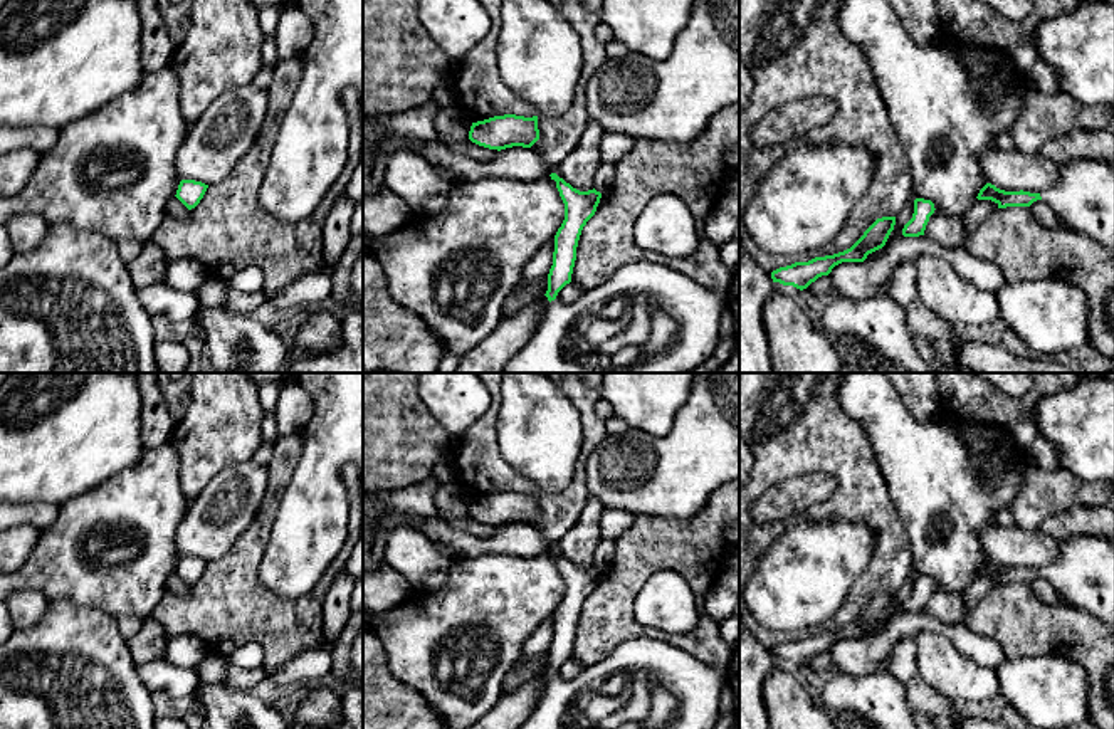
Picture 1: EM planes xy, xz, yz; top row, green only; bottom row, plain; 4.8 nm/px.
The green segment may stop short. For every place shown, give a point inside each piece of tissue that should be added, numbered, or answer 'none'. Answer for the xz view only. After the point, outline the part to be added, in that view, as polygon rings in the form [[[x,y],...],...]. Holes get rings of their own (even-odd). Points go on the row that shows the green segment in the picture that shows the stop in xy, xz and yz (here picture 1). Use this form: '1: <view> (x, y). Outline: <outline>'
1: xz (696, 309). Outline: [[[654,262],[618,267],[603,284],[573,302],[554,299],[529,341],[501,373],[689,373],[704,363],[719,343],[726,296]],[[644,294],[677,323],[677,333],[662,354],[640,356],[628,366],[588,364],[571,349],[575,326],[615,297]]]

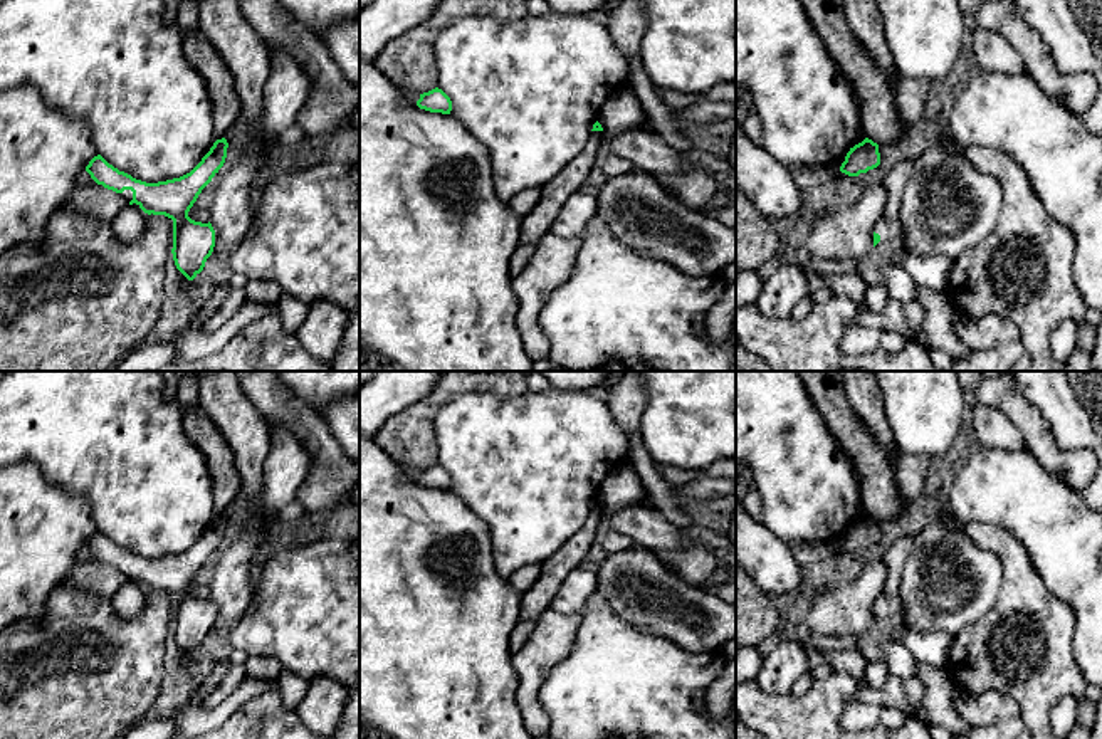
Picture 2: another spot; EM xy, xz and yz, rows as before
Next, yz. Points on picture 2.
1: yz (892, 227). Outline: [[[899,217],[880,218],[875,223],[874,232],[880,235],[880,242],[887,242],[890,238],[902,240],[905,237],[905,228]]]

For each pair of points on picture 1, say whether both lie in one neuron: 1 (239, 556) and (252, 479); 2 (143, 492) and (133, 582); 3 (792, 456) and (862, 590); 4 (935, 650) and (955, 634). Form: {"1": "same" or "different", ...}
{"1": "different", "2": "same", "3": "same", "4": "different"}

